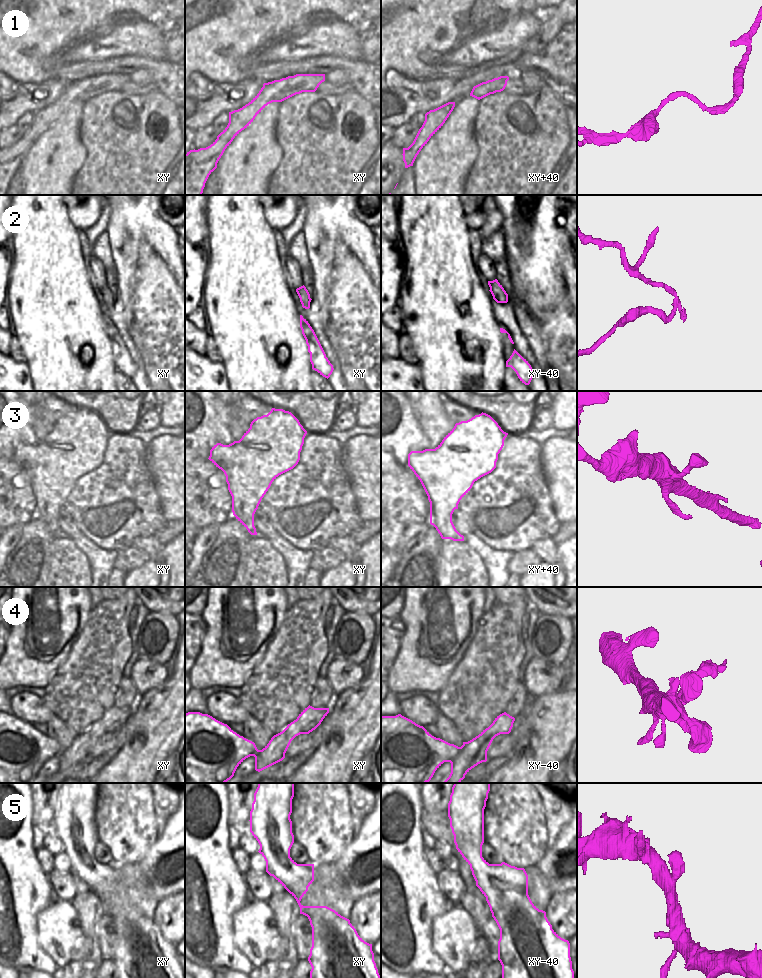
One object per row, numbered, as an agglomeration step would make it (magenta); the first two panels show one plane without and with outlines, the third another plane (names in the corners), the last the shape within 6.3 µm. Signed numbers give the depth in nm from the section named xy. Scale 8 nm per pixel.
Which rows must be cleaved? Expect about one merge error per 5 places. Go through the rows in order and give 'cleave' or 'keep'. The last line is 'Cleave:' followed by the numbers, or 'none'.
1: keep
2: cleave
3: keep
4: keep
5: keep
Cleave: 2

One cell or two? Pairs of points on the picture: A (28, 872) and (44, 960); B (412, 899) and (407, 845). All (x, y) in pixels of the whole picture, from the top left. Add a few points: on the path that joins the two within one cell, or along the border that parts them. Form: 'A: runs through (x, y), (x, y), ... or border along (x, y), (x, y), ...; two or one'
A: runs through (27, 894), (27, 938); one
B: runs through (408, 886), (408, 858); one

